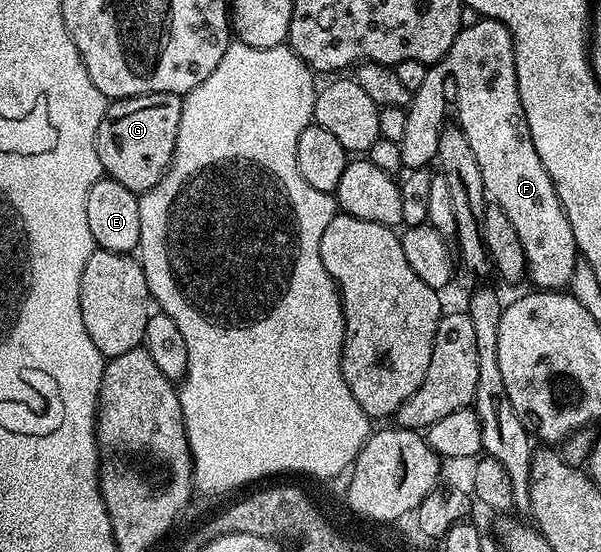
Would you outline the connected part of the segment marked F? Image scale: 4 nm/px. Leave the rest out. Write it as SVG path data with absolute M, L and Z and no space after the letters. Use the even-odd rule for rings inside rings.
M492 19L484 22L481 29L460 30L453 45L448 49L446 57L428 66L424 82L419 89L412 92L411 102L405 109L405 137L400 143L402 166L406 170L422 170L430 166L437 156L438 143L443 130L443 123L441 123L443 111L447 109L441 97L441 83L445 75L451 75L453 81L457 81L457 101L453 105L453 111L459 114L457 127L465 140L469 141L469 146L477 157L486 198L501 209L505 209L505 217L513 221L513 229L517 229L517 237L521 237L521 249L525 249L527 258L526 278L532 279L535 282L532 284L539 289L566 288L573 277L575 264L580 262L581 256L575 245L569 217L565 217L553 181L549 173L545 173L545 165L541 165L541 157L537 157L537 149L533 149L533 137L529 133L529 125L525 121L525 109L521 105L521 97L517 89L515 46L509 29L504 23Z

